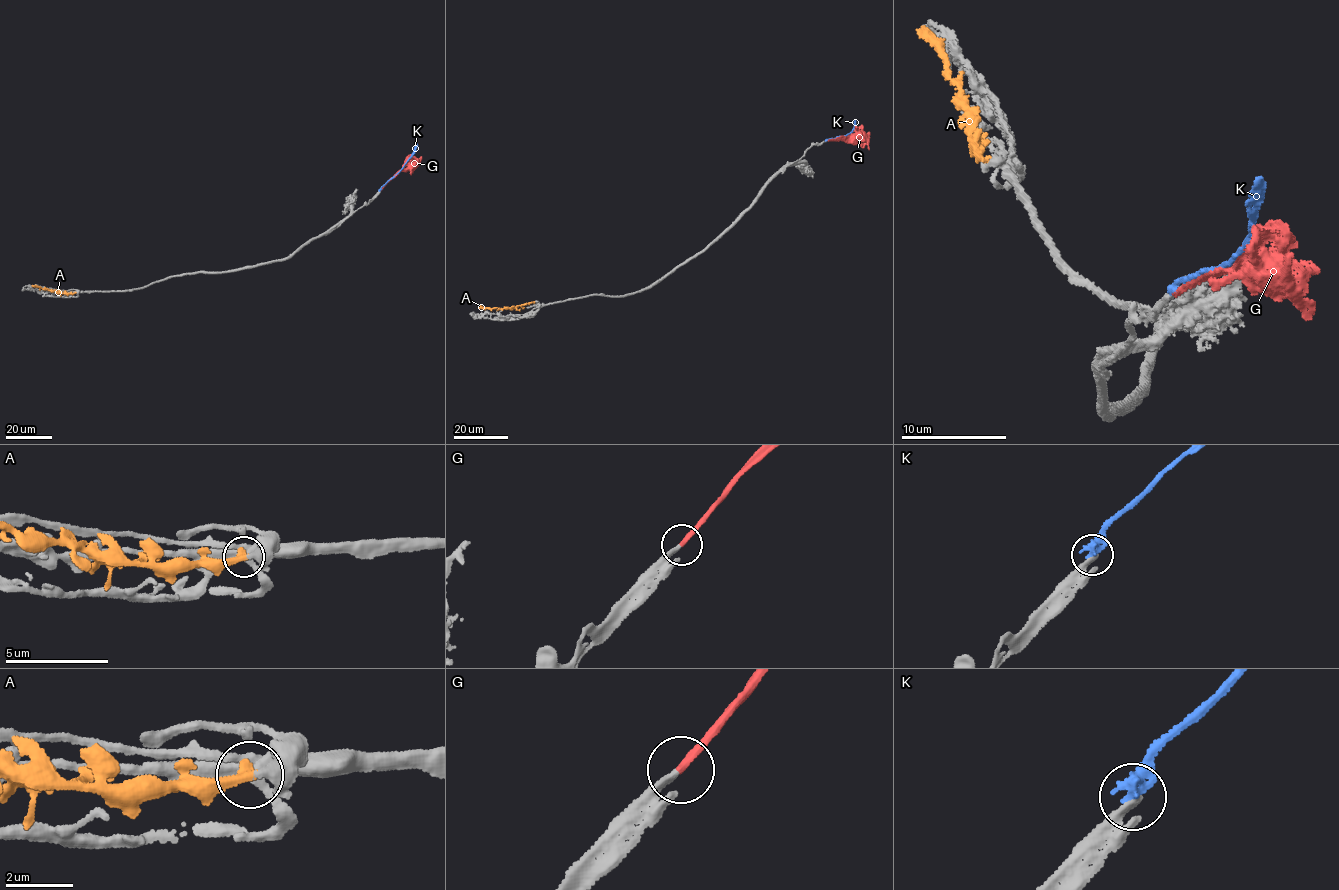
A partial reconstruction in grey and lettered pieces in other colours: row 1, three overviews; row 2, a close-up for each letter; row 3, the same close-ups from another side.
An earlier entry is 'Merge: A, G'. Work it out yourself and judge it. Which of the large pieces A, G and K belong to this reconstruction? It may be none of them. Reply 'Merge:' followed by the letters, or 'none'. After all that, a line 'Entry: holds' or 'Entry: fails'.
Merge: A, G
Entry: holds

